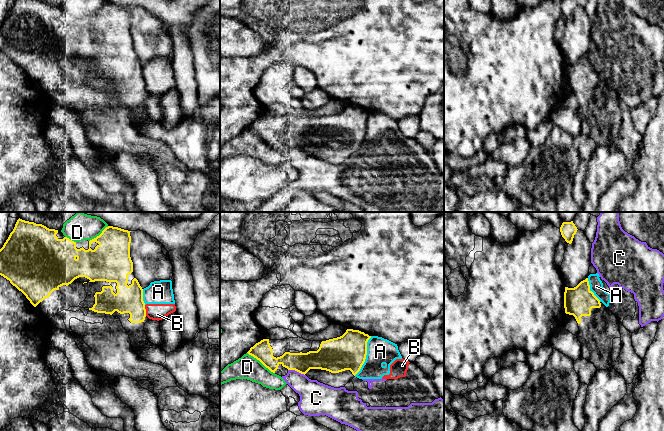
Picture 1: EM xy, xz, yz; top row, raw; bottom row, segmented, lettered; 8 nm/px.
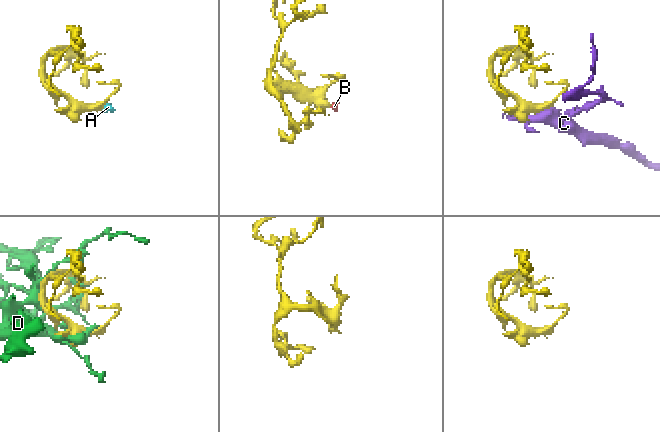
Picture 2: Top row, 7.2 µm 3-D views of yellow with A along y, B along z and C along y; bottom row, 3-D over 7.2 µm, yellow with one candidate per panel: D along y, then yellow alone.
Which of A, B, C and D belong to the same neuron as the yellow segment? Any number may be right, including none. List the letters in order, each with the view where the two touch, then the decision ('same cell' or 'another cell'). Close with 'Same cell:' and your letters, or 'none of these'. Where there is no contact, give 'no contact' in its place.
A: xz | another cell
B: xy | another cell
C: xz | another cell
D: xz | another cell
Same cell: none of these

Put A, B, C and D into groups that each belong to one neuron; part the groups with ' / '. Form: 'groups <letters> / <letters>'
groups A B C / D

